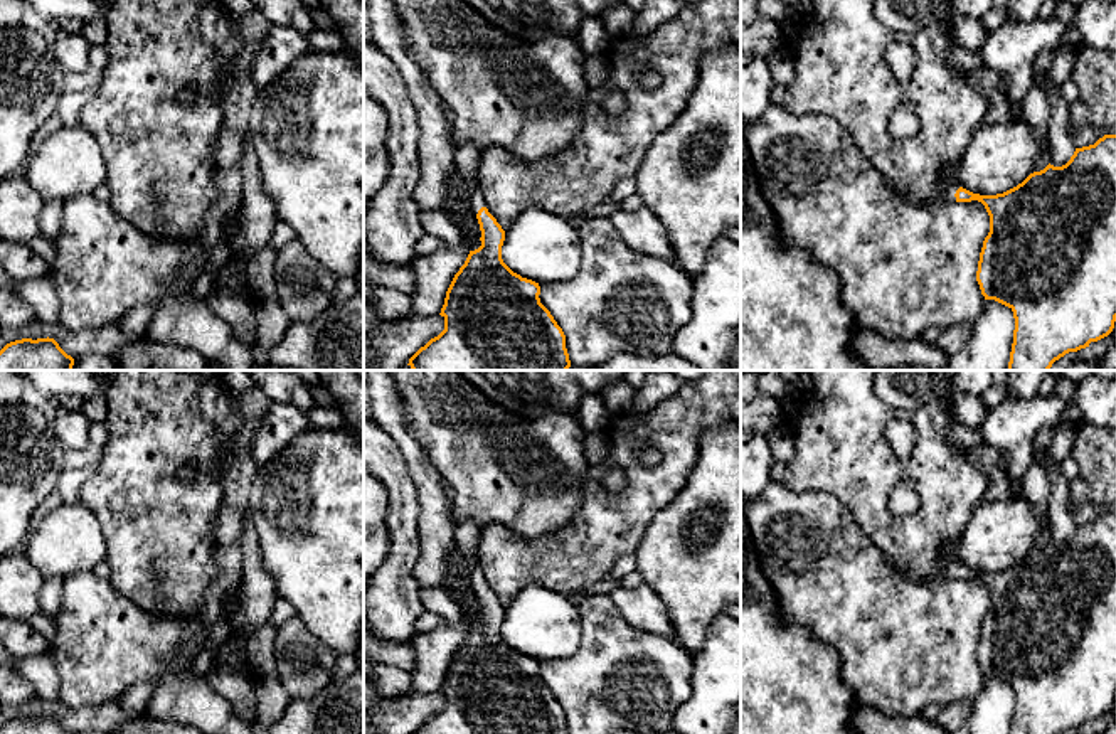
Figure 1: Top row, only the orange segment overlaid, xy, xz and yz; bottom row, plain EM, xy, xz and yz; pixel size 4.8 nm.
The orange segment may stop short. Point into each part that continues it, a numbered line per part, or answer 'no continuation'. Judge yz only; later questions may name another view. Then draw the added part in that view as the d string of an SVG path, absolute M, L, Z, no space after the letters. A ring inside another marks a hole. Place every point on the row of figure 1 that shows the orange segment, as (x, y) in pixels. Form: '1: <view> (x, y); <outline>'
1: yz (948, 192); M948 184L943 190L941 190L941 197L948 202L956 202L956 190L959 189L959 185L956 184Z

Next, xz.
1: xz (467, 159); M473 143L461 145L454 155L454 165L471 190L471 205L470 207L471 207L471 212L475 217L481 207L486 207L483 194L478 185L480 158L481 158L481 152Z

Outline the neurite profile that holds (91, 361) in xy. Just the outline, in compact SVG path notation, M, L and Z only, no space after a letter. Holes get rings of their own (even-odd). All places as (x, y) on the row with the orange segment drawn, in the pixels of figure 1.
M88 354L74 359L72 370L120 370L113 355Z

